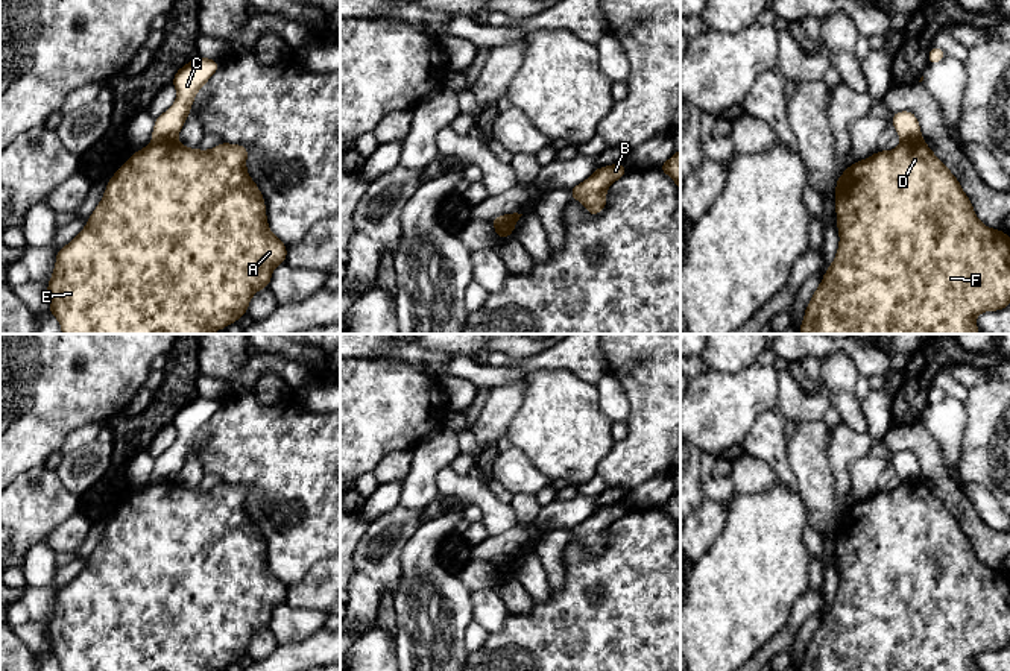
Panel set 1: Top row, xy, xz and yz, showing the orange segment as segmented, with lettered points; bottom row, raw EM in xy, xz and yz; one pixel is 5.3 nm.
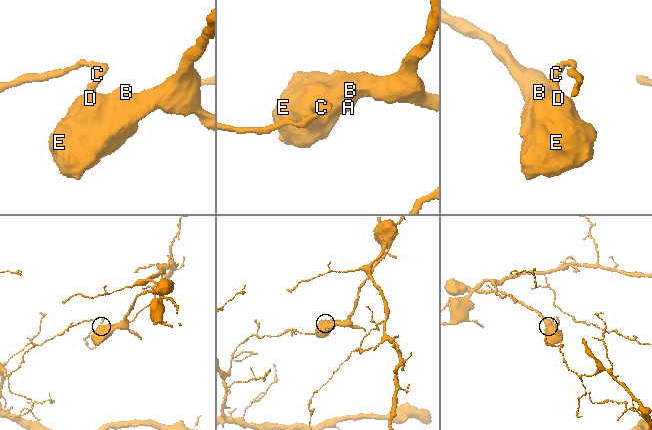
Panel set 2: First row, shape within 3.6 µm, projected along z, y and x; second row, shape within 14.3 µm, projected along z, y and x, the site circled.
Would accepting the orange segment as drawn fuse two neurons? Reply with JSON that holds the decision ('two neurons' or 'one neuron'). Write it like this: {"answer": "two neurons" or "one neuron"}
{"answer": "two neurons"}

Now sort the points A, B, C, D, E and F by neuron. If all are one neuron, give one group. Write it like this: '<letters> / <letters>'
A B D E F / C

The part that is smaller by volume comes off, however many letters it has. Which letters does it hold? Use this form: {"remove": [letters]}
{"remove": ["A", "B", "D", "E", "F"]}

